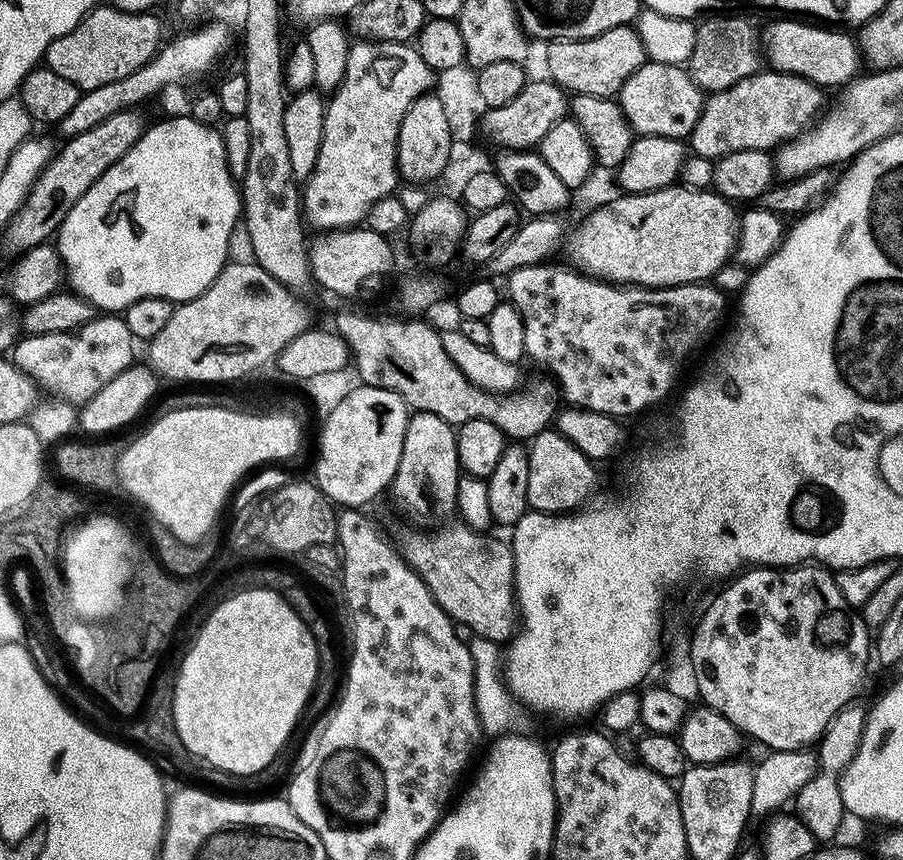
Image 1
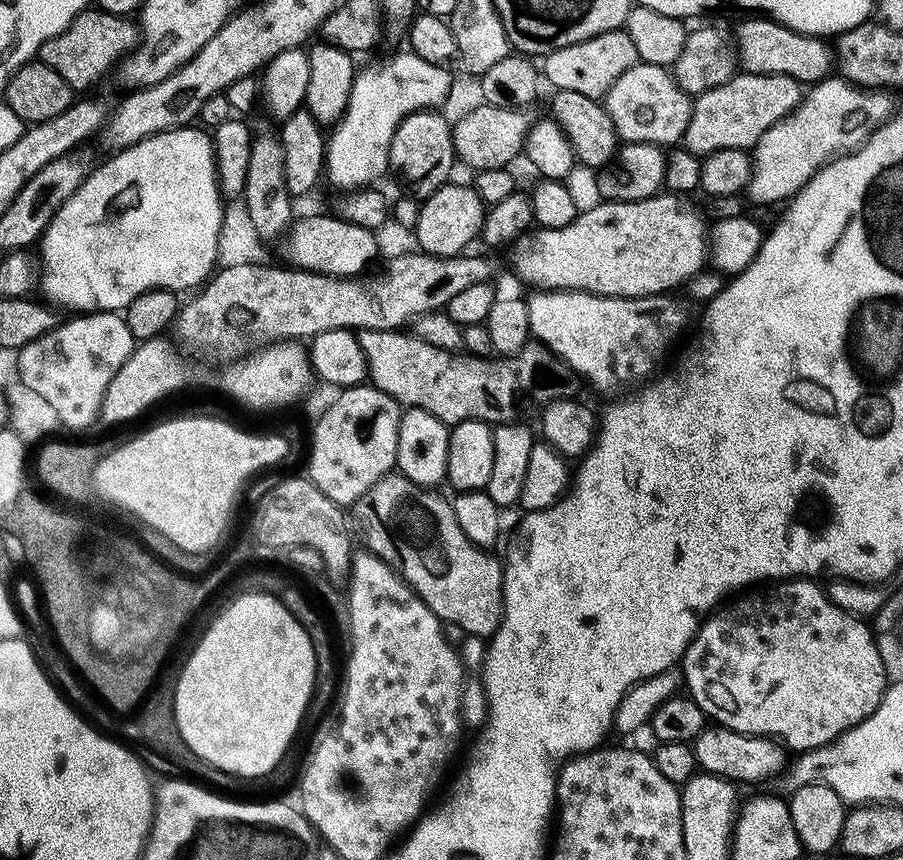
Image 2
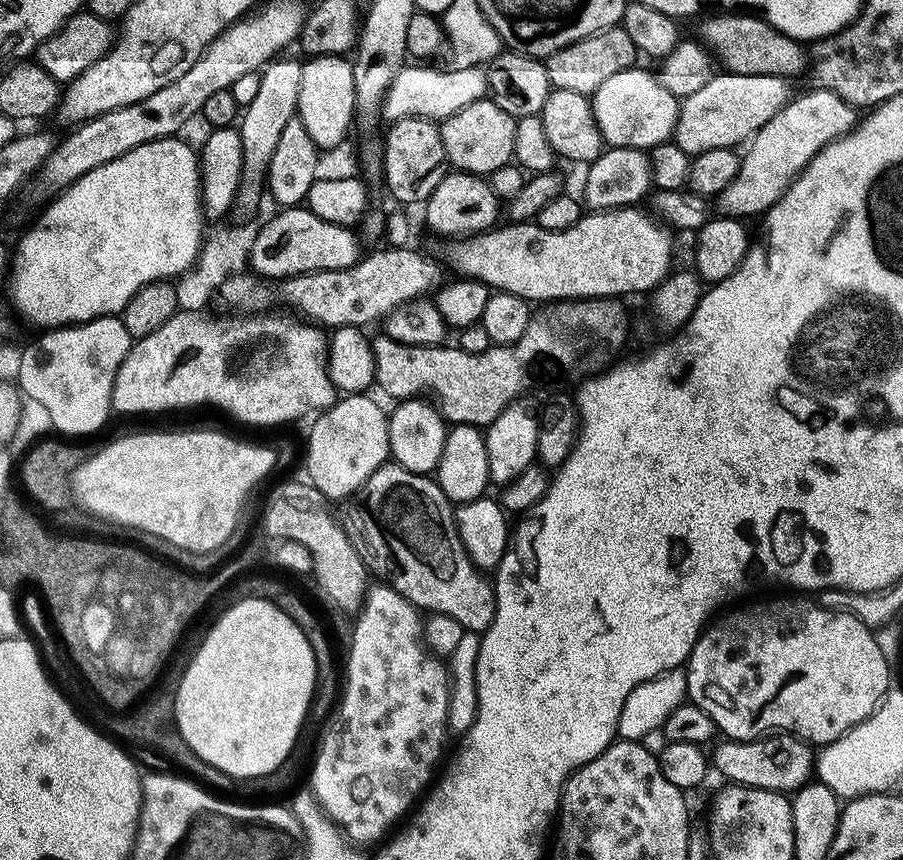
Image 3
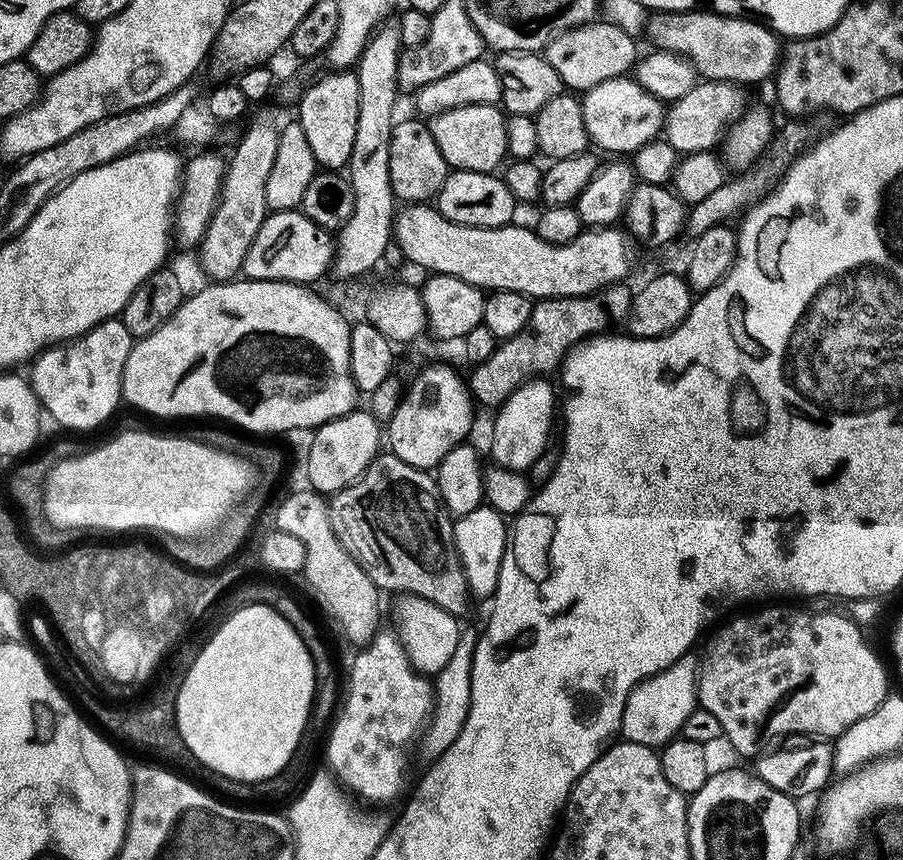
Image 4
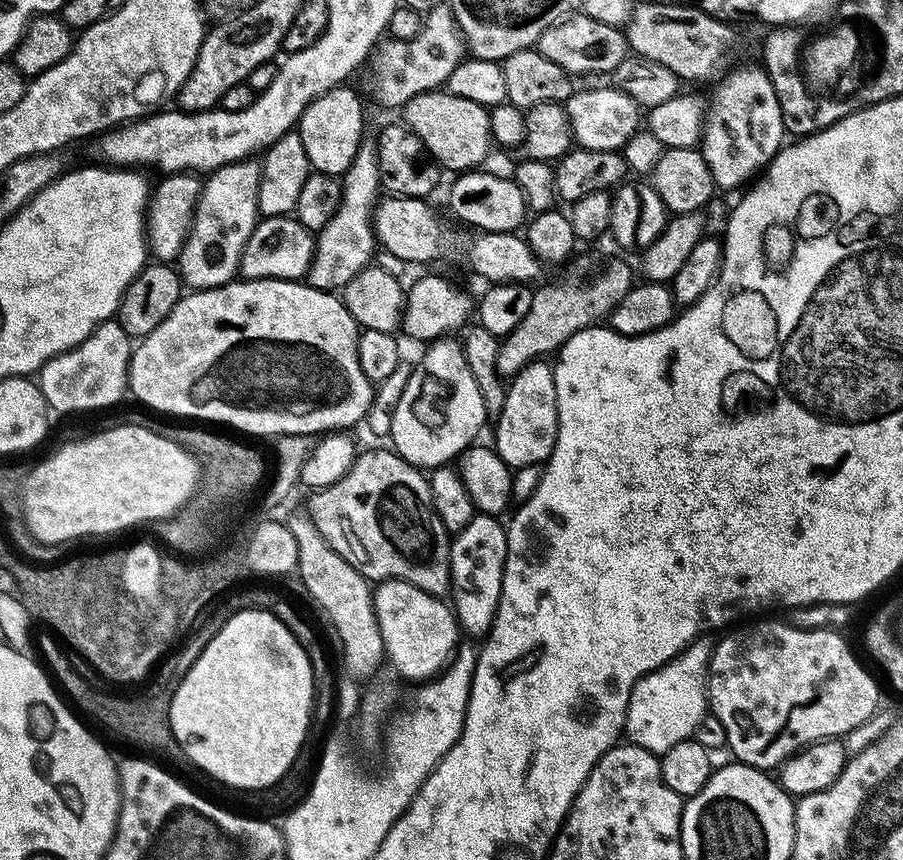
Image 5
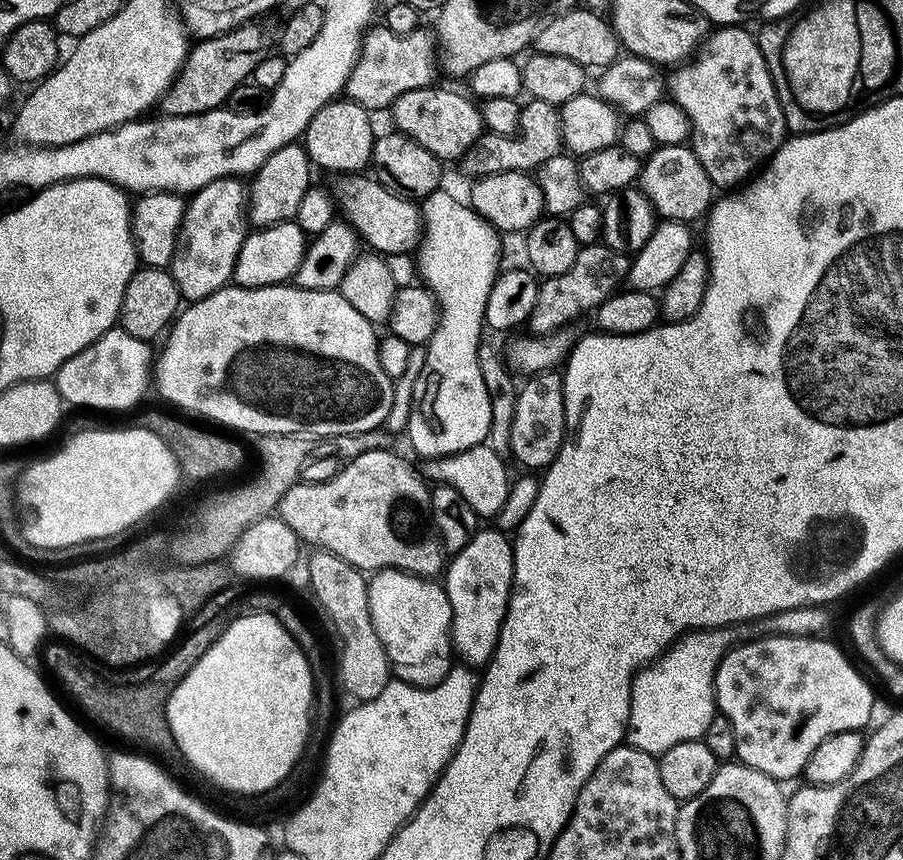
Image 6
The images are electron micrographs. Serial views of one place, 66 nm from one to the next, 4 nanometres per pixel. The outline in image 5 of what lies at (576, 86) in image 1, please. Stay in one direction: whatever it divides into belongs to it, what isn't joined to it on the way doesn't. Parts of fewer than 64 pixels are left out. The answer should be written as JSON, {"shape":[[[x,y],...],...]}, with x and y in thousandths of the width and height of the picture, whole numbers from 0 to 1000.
{"shape":[[[646,16],[636,17],[627,26],[605,35],[605,40],[600,40],[600,44],[594,50],[592,57],[609,67],[609,72],[618,72],[622,81],[638,91],[664,88],[668,84],[681,85],[682,79],[689,77],[689,72],[698,64],[694,41],[688,34],[671,30],[671,26],[662,26]]]}

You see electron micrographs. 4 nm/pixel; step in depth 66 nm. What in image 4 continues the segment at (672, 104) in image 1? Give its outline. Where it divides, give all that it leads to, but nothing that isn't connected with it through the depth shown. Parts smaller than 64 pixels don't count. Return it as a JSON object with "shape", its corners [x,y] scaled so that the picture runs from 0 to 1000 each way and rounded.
{"shape":[[[694,87],[676,91],[646,108],[642,122],[652,164],[669,177],[702,179],[715,165],[728,162],[735,147],[736,122]]]}

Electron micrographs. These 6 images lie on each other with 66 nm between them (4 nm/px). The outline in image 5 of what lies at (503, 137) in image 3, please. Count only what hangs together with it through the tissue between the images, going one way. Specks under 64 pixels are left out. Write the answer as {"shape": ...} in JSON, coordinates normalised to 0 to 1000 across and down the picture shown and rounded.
{"shape":[[[484,105],[468,107],[445,127],[446,143],[452,145],[458,156],[467,160],[474,178],[480,181],[488,197],[501,199],[501,202],[513,202],[527,198],[540,181],[540,176],[547,172],[542,127],[529,119],[520,119],[520,114],[507,114],[498,106]]]}

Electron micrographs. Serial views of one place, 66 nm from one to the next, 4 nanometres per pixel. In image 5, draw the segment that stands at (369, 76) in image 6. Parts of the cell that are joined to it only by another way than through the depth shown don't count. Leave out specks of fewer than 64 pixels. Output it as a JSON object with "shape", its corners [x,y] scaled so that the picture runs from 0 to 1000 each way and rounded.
{"shape":[[[488,2],[470,19],[467,35],[453,47],[426,45],[415,57],[416,114],[430,126],[446,127],[454,114],[468,107],[482,107],[495,99],[498,86],[516,69],[514,42],[501,15],[501,6]]]}

